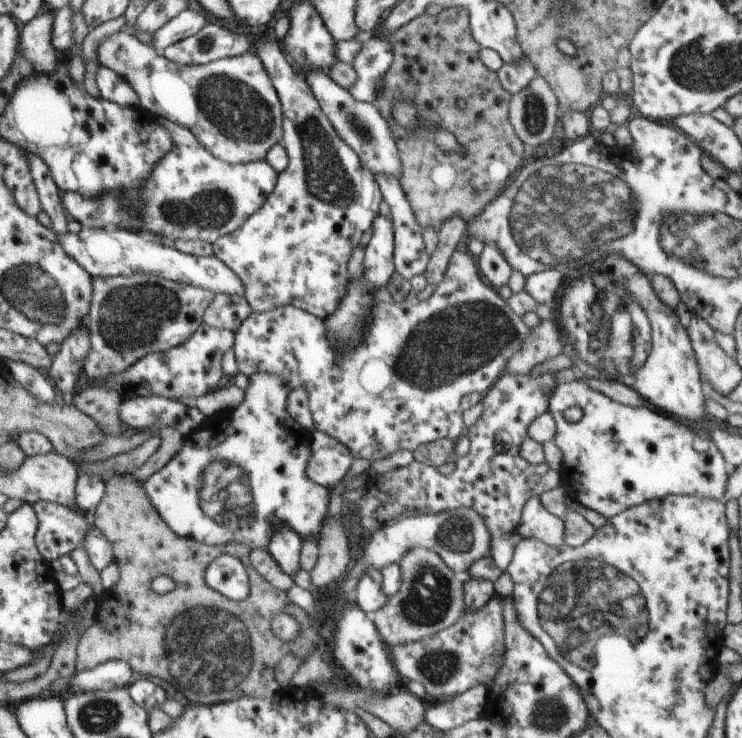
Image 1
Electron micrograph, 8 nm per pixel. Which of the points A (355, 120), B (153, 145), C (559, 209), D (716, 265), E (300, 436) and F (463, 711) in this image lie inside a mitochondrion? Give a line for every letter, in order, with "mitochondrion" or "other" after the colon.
A: mitochondrion
B: other
C: mitochondrion
D: mitochondrion
E: other
F: other

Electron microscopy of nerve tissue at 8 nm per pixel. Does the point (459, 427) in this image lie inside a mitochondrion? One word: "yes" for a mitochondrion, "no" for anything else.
no

